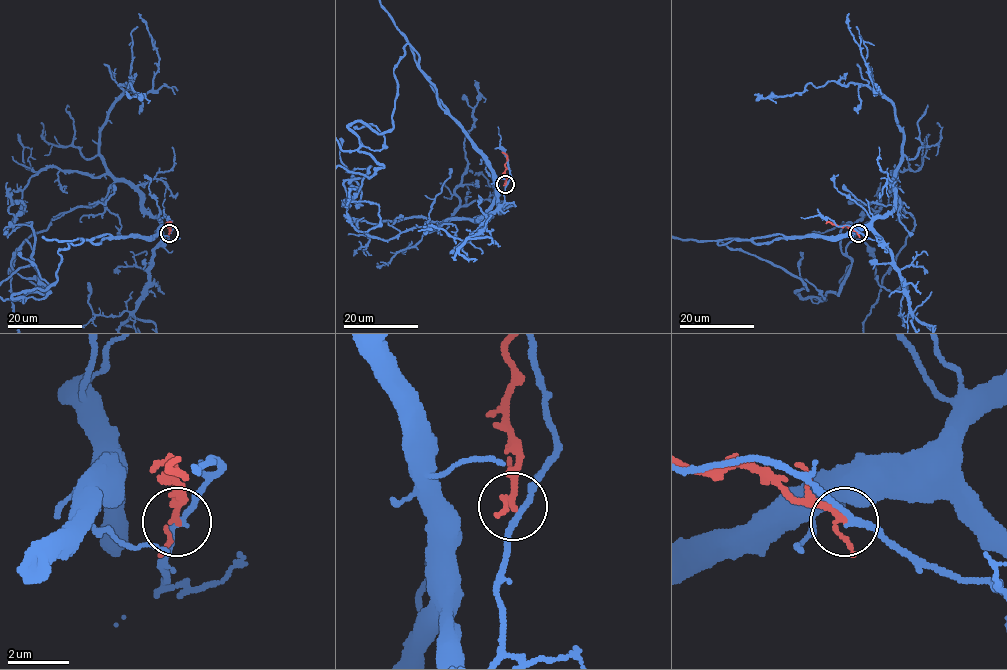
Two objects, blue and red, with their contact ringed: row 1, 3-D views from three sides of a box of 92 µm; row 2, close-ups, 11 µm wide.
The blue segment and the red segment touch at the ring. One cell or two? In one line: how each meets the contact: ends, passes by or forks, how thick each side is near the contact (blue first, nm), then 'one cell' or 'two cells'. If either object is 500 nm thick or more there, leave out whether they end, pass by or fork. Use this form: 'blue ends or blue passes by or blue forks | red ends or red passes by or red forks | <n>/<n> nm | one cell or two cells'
blue passes by | red passes by | 180/170 nm | two cells

